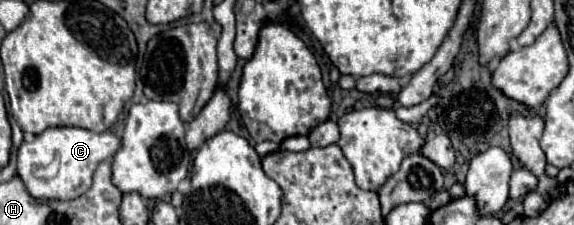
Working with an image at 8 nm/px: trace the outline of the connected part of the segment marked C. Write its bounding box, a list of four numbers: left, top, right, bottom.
[17,128,121,200]

